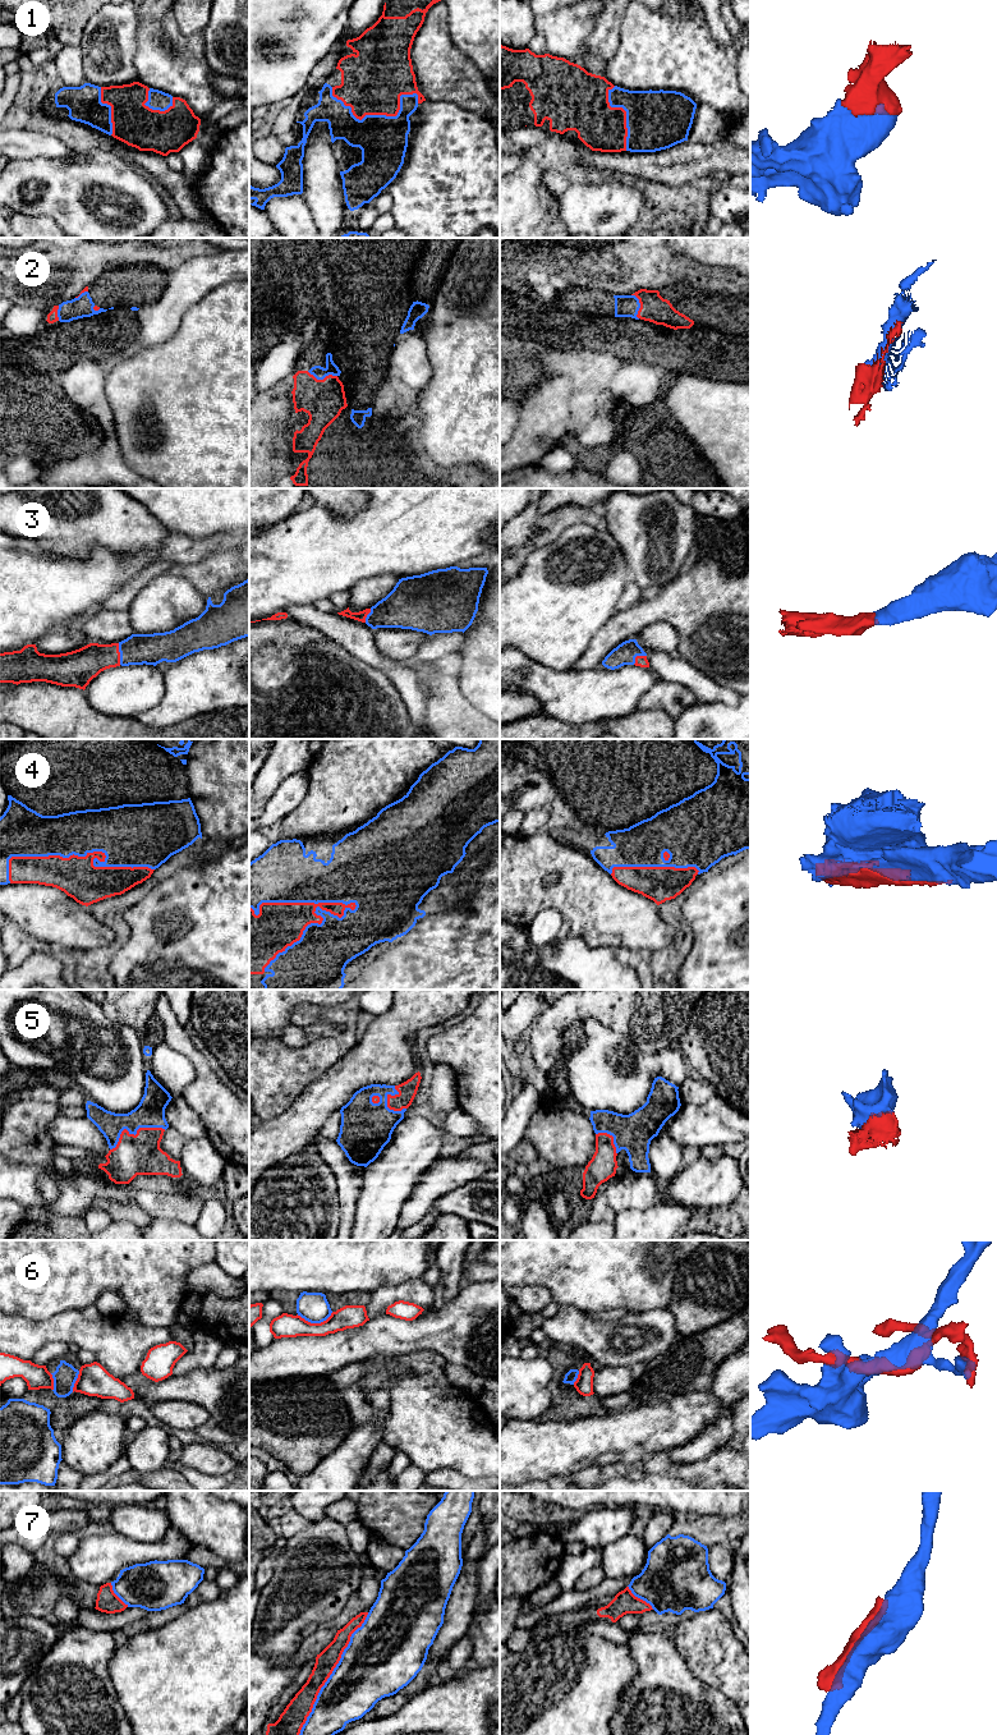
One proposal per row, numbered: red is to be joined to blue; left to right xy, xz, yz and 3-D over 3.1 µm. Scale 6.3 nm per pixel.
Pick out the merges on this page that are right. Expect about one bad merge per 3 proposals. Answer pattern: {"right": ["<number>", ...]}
{"right": ["1", "2", "3", "4", "5"]}

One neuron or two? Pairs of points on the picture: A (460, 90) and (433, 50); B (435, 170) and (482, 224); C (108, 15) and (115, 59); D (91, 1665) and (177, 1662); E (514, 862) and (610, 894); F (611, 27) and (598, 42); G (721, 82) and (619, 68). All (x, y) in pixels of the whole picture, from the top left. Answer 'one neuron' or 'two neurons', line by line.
A: one neuron
B: one neuron
C: one neuron
D: two neurons
E: one neuron
F: one neuron
G: one neuron

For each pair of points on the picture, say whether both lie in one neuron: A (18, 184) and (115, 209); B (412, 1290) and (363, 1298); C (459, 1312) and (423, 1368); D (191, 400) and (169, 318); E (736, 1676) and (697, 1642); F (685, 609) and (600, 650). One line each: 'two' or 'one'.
A: one
B: two
C: two
D: two
E: one
F: one

